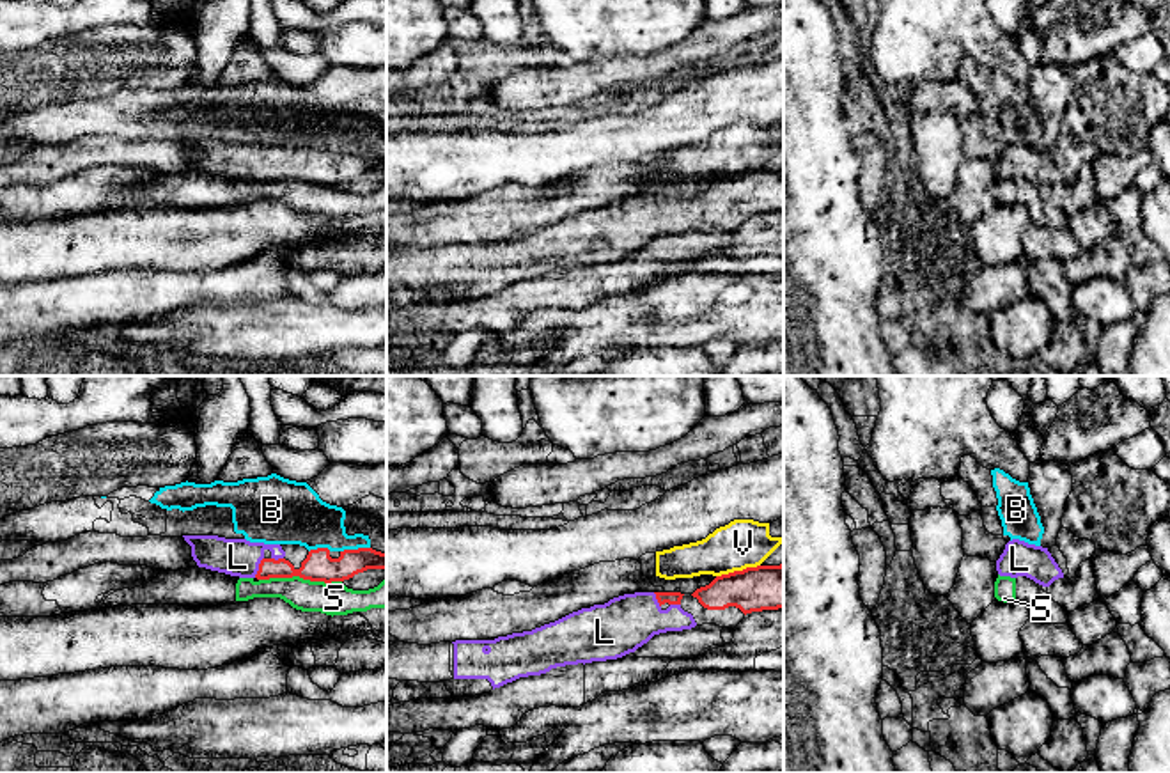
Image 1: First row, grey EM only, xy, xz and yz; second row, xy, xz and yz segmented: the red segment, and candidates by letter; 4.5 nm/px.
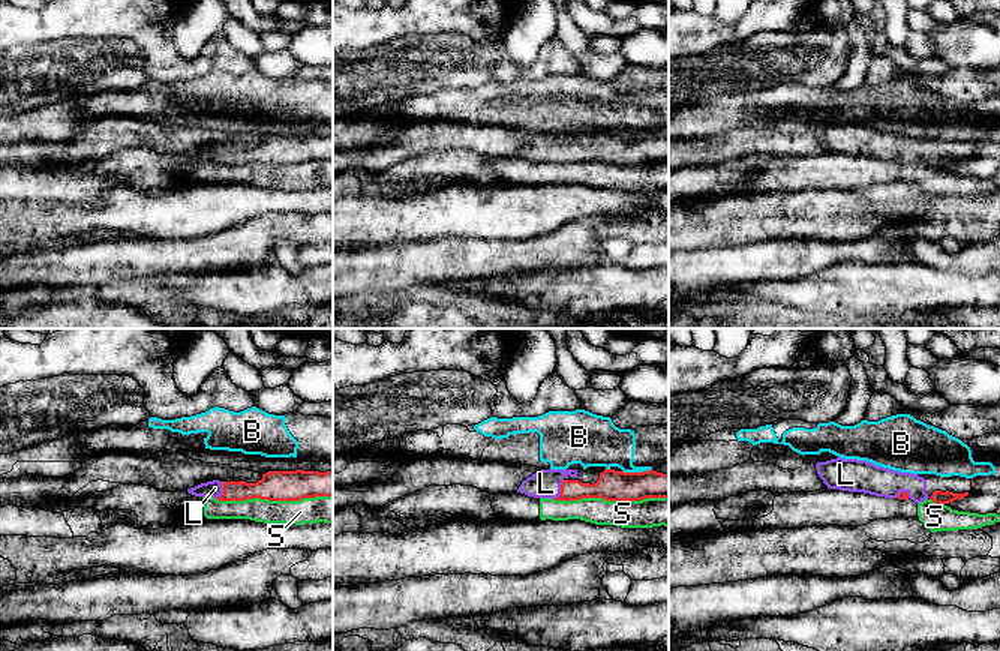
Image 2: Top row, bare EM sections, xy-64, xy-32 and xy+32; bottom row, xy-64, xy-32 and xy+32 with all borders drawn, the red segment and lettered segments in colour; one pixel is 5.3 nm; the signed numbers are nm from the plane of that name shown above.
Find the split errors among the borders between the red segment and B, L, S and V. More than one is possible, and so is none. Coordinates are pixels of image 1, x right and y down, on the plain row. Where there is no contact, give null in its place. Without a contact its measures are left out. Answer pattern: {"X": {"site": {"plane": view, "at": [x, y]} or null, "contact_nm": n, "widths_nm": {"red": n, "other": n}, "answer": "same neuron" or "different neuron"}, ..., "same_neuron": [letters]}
{"B": {"site": {"plane": "xy", "at": [355, 153]}, "contact_nm": 140, "widths_nm": {"red": 140, "other": 220}, "answer": "different neuron"}, "L": {"site": {"plane": "xy", "at": [259, 171]}, "contact_nm": 100, "widths_nm": {"red": 120, "other": 180}, "answer": "same neuron"}, "S": {"site": {"plane": "xy", "at": [300, 179]}, "contact_nm": 380, "widths_nm": {"red": 140, "other": 150}, "answer": "different neuron"}, "V": {"site": {"plane": "xz", "at": [738, 174]}, "contact_nm": 200, "widths_nm": {"red": 200, "other": 220}, "answer": "different neuron"}, "same_neuron": ["L"]}

